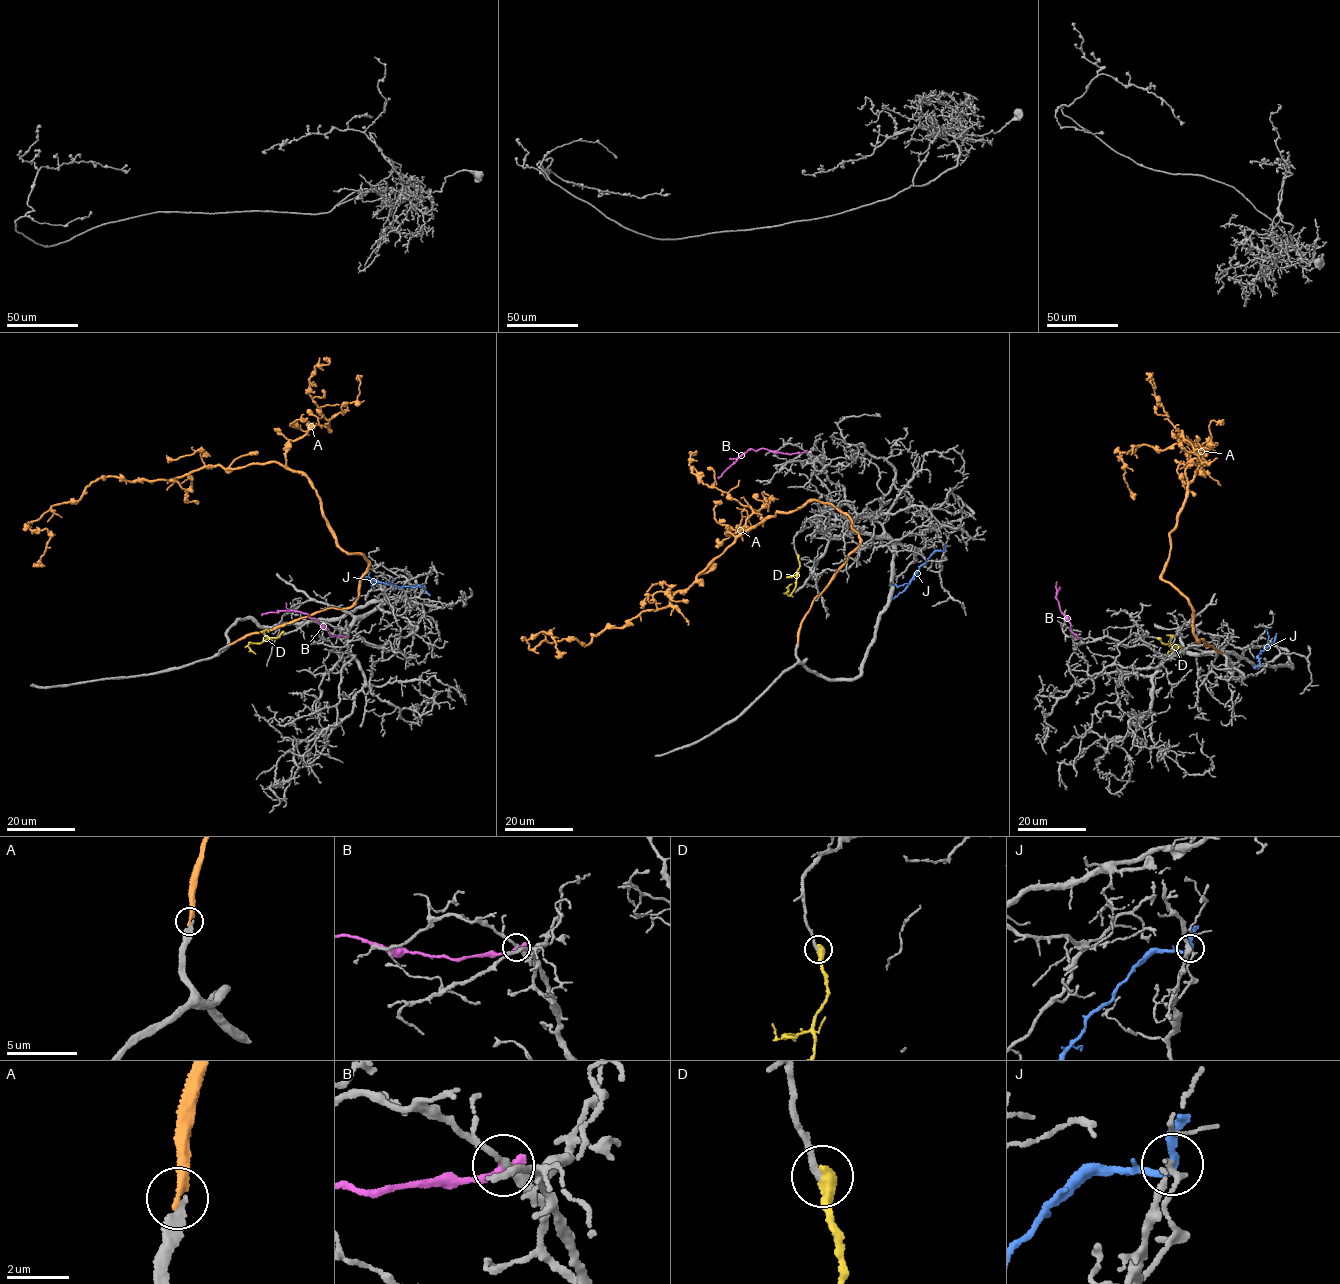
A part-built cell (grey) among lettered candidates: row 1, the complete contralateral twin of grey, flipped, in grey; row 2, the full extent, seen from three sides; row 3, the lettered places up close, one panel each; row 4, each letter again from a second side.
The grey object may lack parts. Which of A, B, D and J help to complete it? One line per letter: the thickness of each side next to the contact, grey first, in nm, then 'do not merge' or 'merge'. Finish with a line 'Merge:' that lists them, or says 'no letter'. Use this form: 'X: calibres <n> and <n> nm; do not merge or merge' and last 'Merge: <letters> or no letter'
A: calibres 280 and 280 nm; merge
B: calibres 240 and 280 nm; do not merge
D: calibres 220 and 500 nm; merge
J: calibres 200 and 240 nm; do not merge
Merge: A, D

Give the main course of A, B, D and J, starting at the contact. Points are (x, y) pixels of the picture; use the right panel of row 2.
A: (1222, 654), (1199, 643), (1189, 600), (1161, 578), (1202, 466), (1180, 439), (1120, 453), (1132, 496)
B: (1077, 638), (1055, 597), (1058, 588)
D: (1158, 638), (1163, 643), (1180, 646), (1167, 655)
J: (1259, 666), (1256, 656), (1270, 645), (1266, 645), (1268, 637), (1265, 628)

